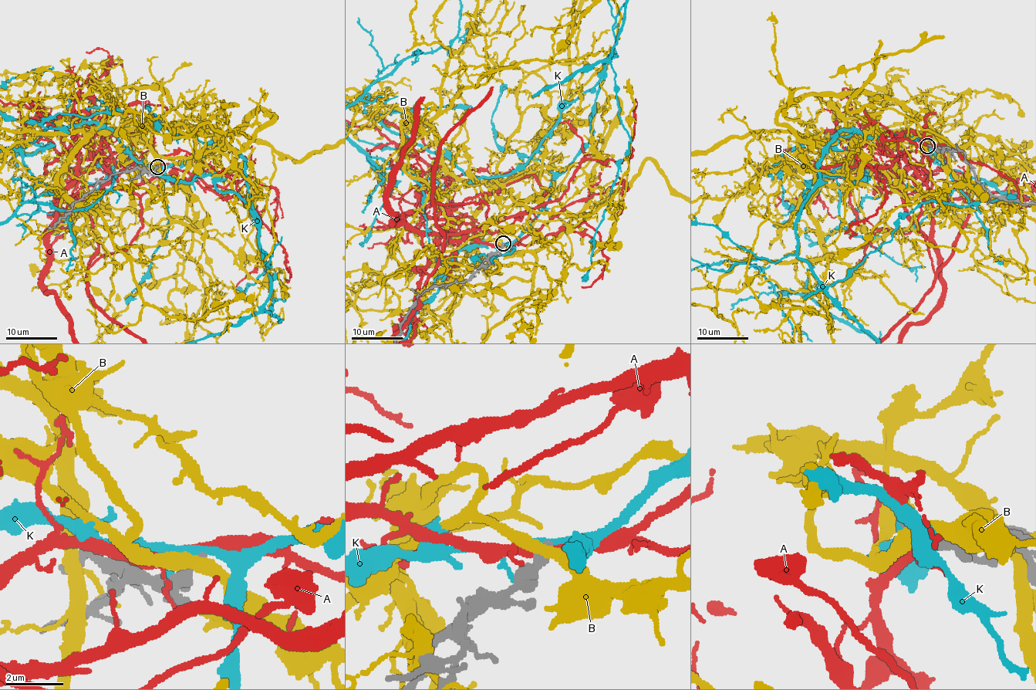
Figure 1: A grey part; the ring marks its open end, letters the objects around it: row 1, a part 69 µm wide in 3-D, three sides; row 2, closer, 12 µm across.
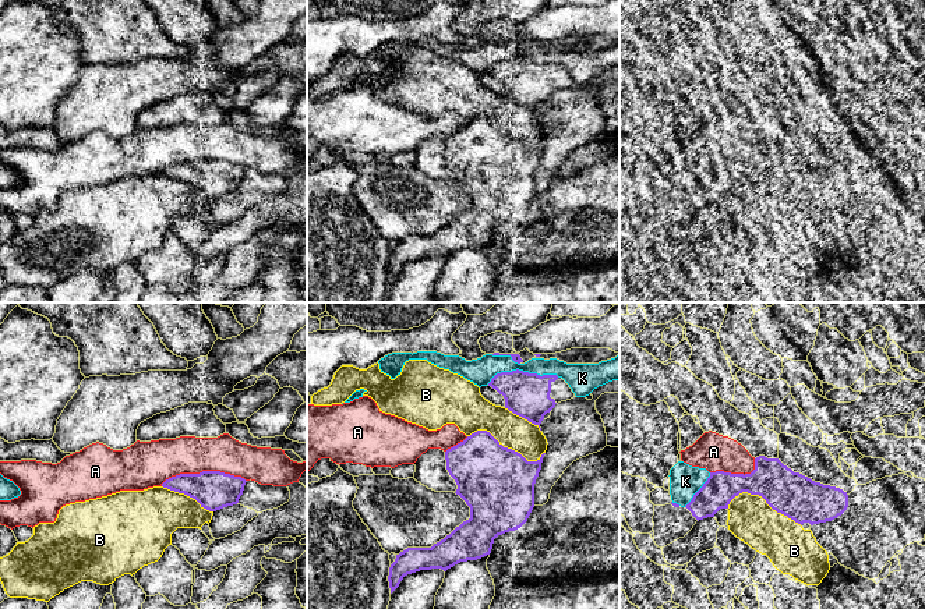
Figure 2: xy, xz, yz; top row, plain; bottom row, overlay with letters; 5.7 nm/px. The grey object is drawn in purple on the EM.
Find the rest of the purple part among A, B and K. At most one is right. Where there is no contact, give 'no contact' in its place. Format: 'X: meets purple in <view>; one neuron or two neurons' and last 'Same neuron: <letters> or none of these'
A: meets purple in xy; two neurons
B: meets purple in xz; two neurons
K: meets purple in xz; two neurons
Same neuron: none of these

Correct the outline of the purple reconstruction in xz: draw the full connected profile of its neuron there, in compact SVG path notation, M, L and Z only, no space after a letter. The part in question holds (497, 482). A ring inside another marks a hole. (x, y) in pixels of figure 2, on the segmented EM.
M477 431L448 449L445 452L446 470L458 485L455 493L470 507L470 518L431 548L407 548L396 555L388 576L391 594L405 576L431 569L446 571L460 562L481 559L491 553L498 535L520 528L534 507L534 484L544 454L537 461L527 461L520 453L504 447L487 431Z

